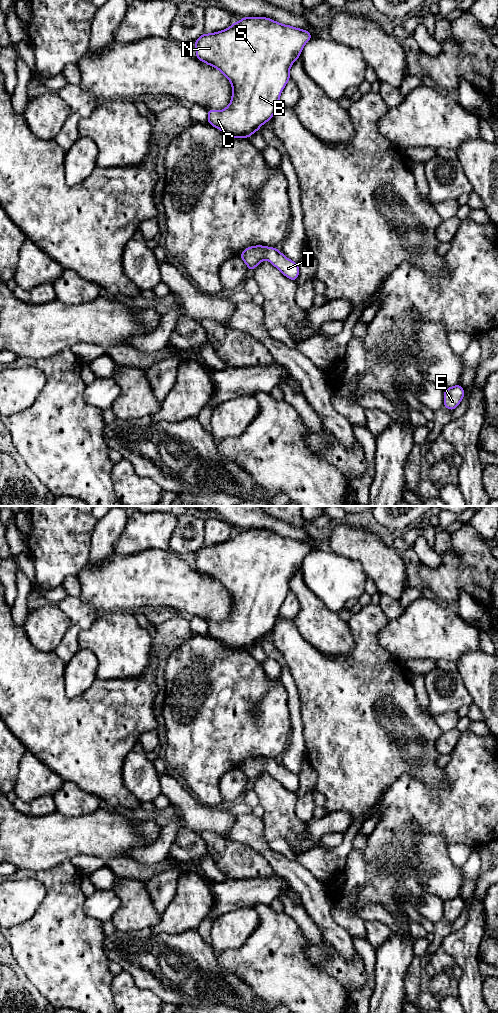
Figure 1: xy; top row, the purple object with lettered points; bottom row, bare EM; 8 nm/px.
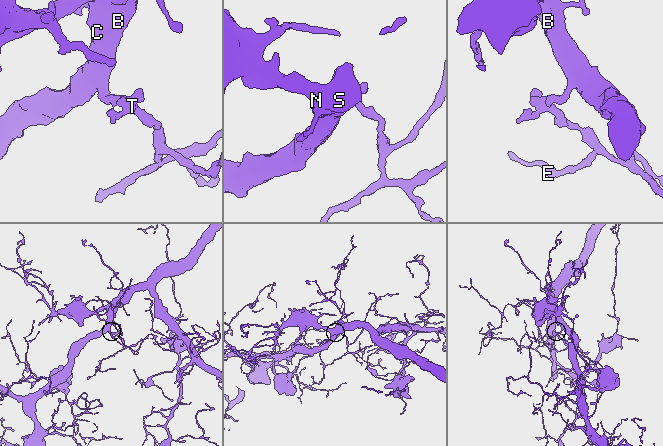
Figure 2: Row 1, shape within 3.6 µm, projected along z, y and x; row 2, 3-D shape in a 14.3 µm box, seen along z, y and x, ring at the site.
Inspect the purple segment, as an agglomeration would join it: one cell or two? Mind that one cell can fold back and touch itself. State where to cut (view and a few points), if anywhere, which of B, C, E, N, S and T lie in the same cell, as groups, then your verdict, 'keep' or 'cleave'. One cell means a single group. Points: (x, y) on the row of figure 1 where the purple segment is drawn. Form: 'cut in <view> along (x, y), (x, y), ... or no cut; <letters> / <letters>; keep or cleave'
no cut; B C E N S T; keep

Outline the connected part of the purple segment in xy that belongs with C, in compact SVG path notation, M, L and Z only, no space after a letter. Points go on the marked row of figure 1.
M243 17L216 33L201 34L195 42L196 58L218 69L232 85L230 104L223 110L207 109L207 123L232 138L250 138L272 119L280 95L290 80L289 70L300 58L312 34L267 17Z

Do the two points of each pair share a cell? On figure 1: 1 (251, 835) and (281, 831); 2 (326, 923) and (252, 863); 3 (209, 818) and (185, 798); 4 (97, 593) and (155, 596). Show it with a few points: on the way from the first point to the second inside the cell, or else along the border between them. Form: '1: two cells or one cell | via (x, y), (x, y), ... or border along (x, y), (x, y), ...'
1: two cells | border along (261, 817), (264, 836), (269, 841)
2: two cells | border along (260, 855), (278, 875)
3: one cell | via (203, 816), (191, 804)
4: one cell | via (111, 593), (141, 593)

